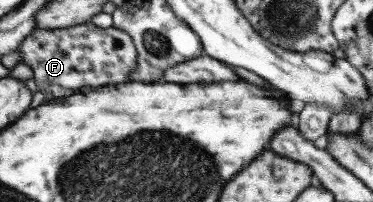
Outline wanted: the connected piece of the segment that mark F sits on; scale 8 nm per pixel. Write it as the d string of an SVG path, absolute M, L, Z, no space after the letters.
M92 22L60 29L34 28L33 32L24 38L17 47L22 56L21 62L32 70L34 82L38 85L38 91L45 94L46 102L53 99L67 97L78 93L85 88L94 88L107 85L116 85L129 82L135 72L137 51L131 42L130 36L125 30L114 28L98 28Z

